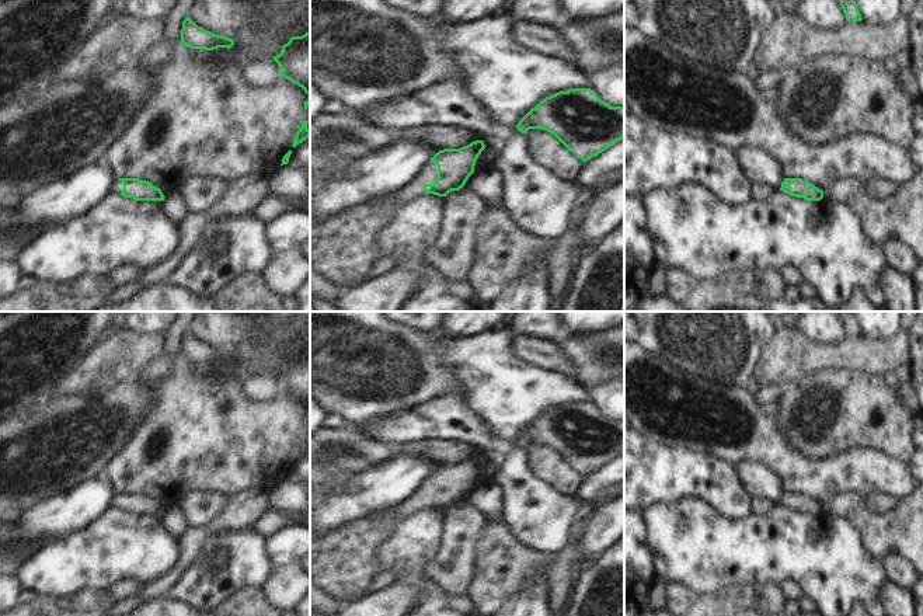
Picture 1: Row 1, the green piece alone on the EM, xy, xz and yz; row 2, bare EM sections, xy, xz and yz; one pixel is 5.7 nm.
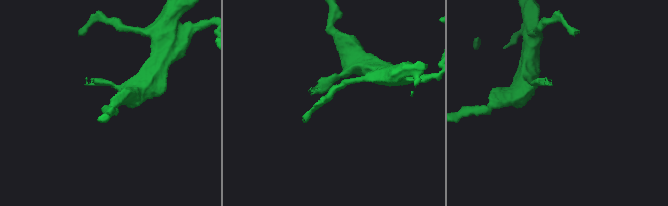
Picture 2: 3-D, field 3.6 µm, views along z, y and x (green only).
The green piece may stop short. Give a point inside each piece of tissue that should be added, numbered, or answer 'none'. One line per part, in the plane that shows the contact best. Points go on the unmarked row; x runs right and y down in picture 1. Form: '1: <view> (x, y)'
1: xz (428, 489)

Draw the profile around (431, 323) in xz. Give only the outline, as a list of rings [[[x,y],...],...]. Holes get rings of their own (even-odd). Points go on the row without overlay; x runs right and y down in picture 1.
[[[383,312],[391,321],[408,330],[417,330],[433,341],[445,342],[452,337],[445,330],[446,312]]]

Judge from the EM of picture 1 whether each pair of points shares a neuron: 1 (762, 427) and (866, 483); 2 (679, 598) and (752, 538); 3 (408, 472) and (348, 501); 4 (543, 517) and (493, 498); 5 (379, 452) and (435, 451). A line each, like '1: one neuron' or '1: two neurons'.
1: one neuron
2: two neurons
3: one neuron
4: two neurons
5: one neuron

